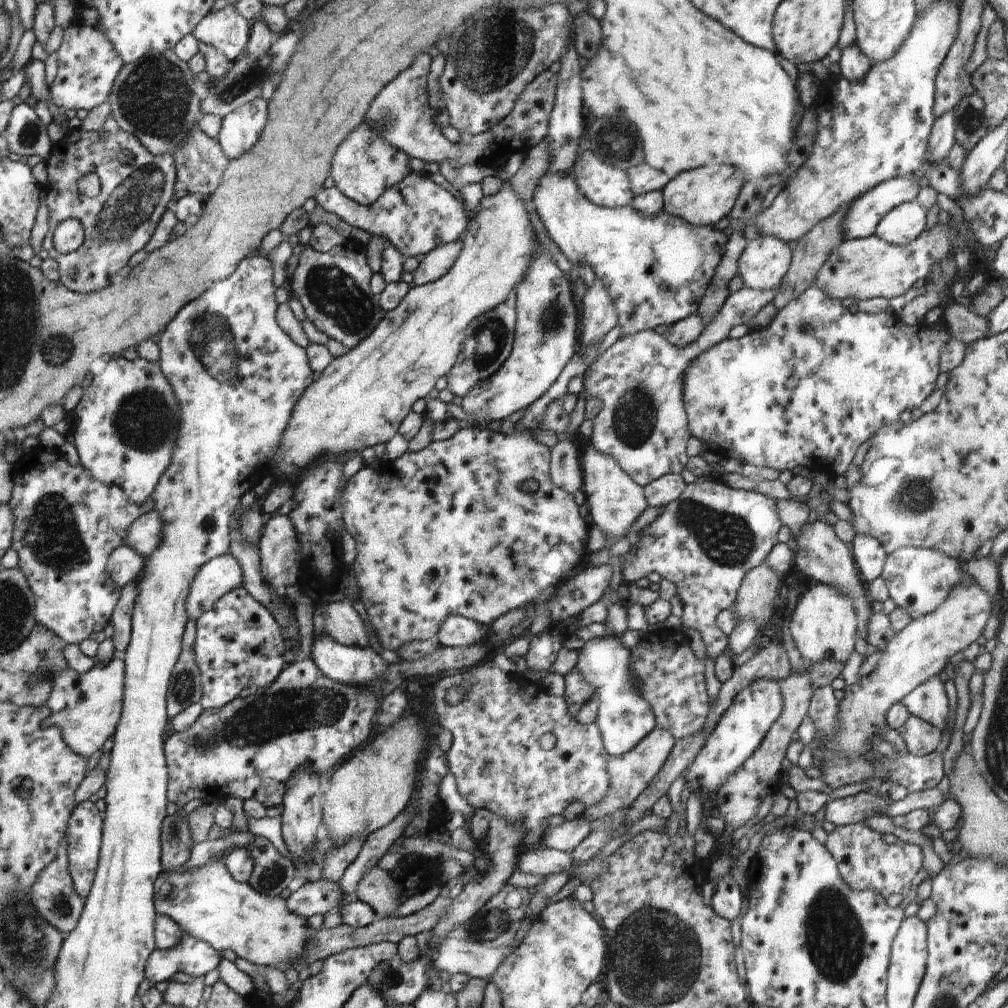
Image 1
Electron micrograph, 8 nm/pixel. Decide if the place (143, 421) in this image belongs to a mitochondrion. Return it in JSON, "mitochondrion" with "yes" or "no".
{"mitochondrion":"yes"}

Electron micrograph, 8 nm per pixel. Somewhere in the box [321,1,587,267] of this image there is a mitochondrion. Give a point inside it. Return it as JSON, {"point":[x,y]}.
{"point":[489,55]}

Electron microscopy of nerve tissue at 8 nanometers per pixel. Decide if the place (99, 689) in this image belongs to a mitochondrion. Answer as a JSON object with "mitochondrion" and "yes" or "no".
{"mitochondrion":"no"}

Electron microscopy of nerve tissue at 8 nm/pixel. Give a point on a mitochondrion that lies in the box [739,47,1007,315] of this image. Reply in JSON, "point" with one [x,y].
{"point":[969,121]}

